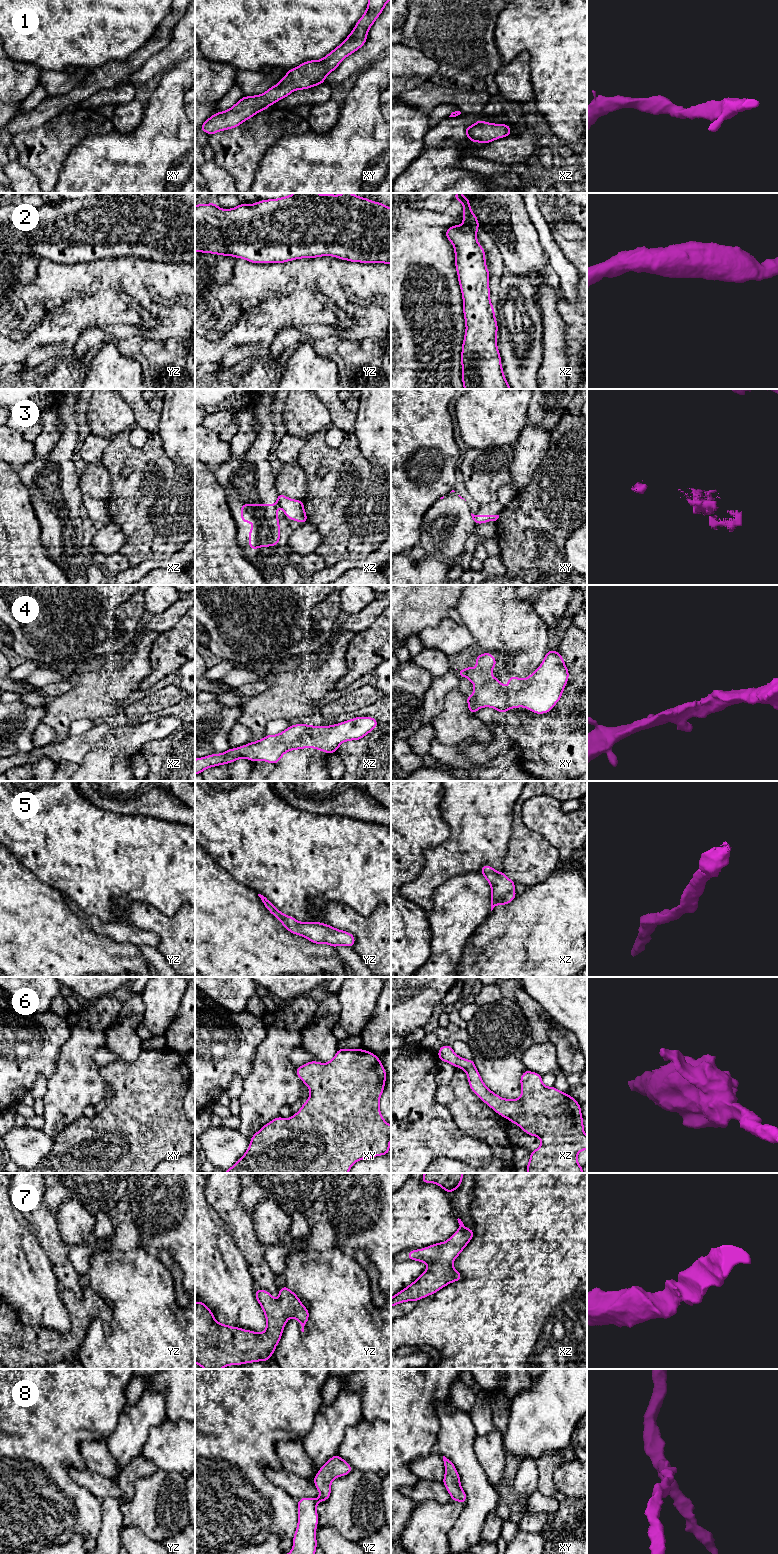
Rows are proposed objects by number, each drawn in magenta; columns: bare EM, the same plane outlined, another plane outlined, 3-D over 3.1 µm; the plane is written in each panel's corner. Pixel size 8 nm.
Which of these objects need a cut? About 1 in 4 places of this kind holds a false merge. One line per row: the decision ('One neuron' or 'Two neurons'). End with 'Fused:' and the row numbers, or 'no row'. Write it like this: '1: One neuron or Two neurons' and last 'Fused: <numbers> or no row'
1: One neuron
2: One neuron
3: Two neurons
4: One neuron
5: One neuron
6: One neuron
7: One neuron
8: One neuron
Fused: 3

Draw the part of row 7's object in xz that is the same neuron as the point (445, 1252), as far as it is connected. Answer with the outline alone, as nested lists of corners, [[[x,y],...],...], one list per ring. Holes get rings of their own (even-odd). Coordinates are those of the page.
[[[461,1219],[457,1220],[460,1228],[447,1241],[408,1252],[409,1260],[426,1263],[429,1267],[413,1283],[391,1298],[391,1307],[407,1301],[418,1301],[461,1280],[462,1275],[453,1268],[452,1262],[471,1241],[474,1230],[465,1228]]]

